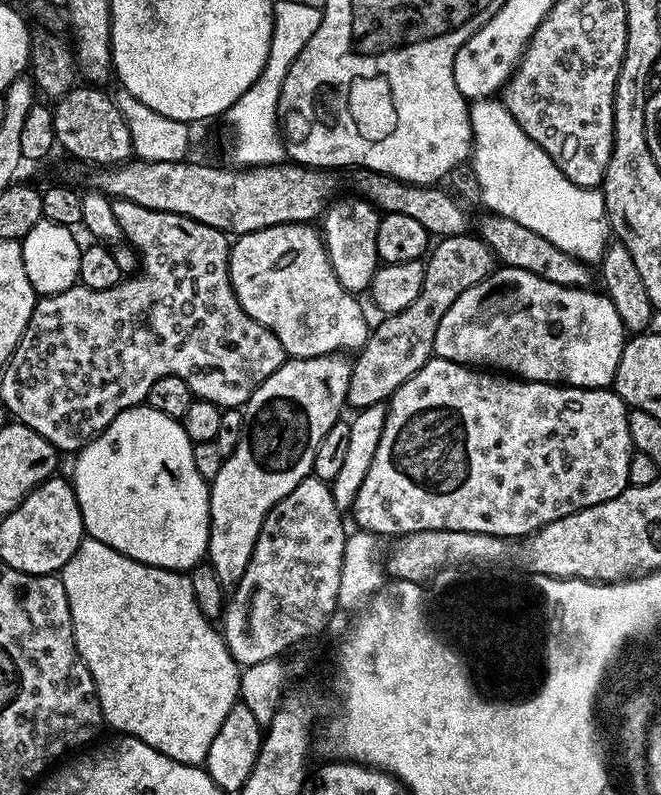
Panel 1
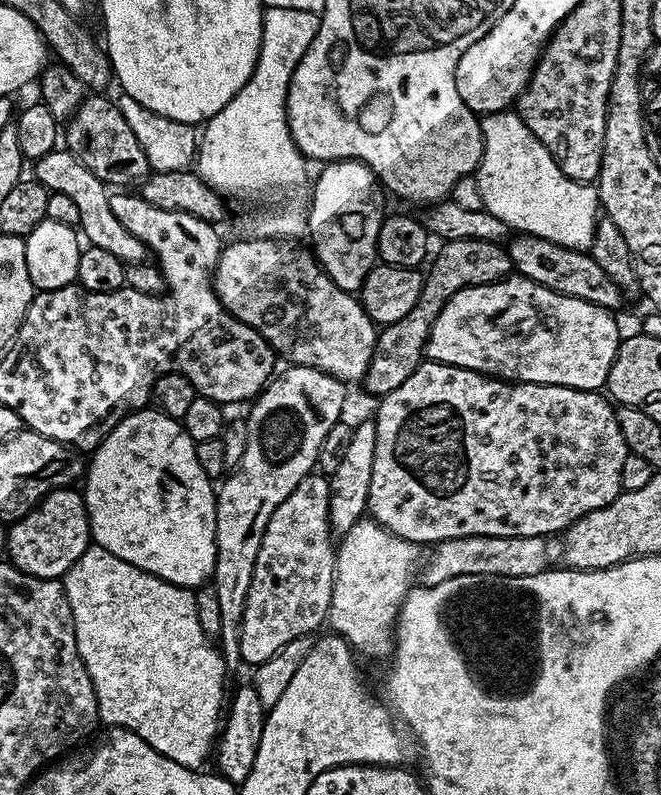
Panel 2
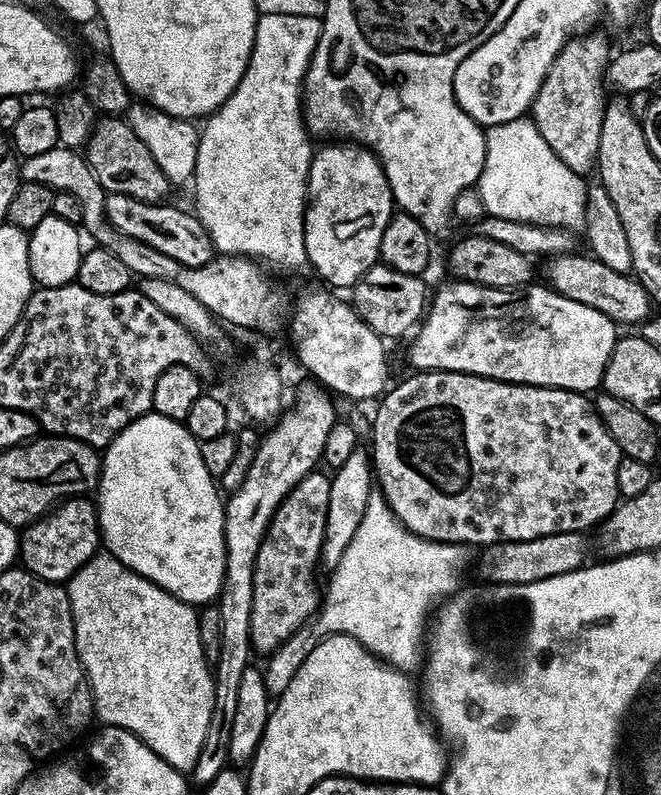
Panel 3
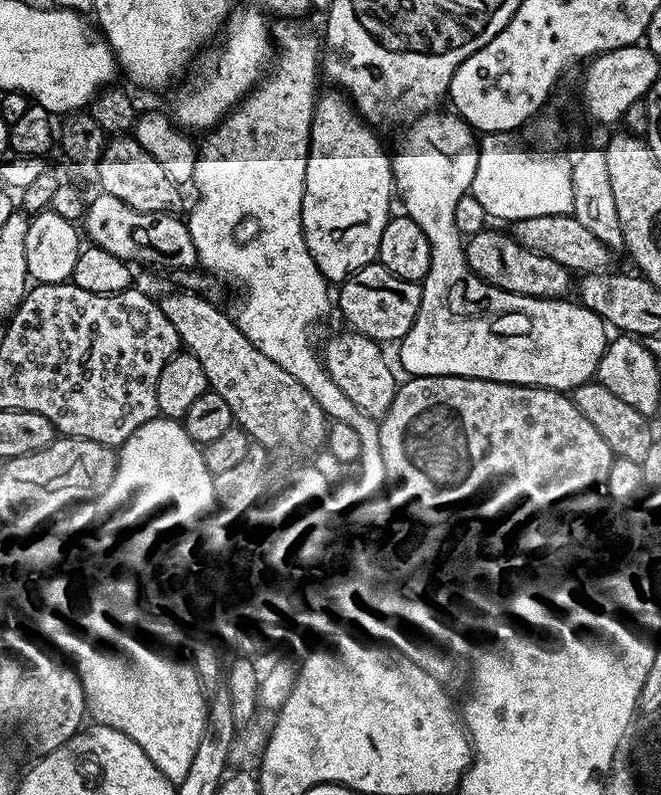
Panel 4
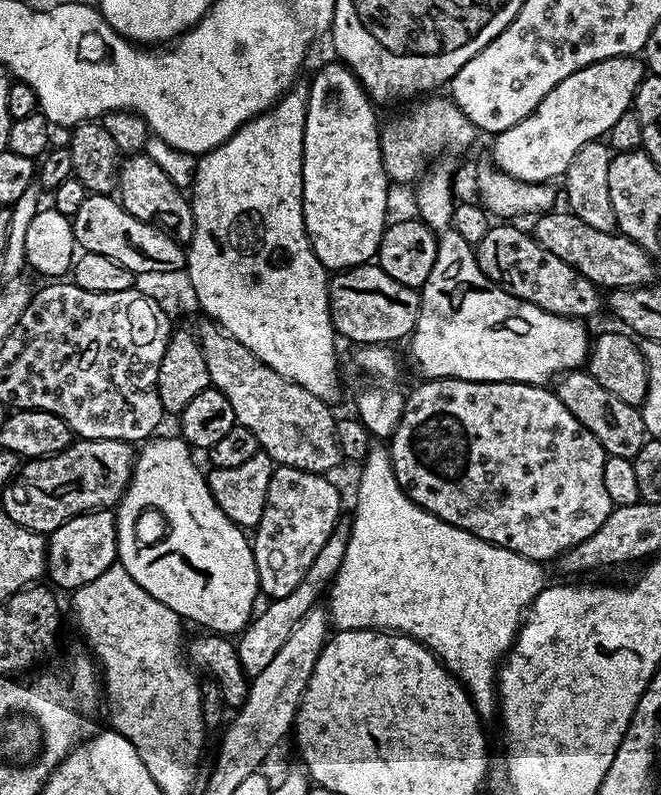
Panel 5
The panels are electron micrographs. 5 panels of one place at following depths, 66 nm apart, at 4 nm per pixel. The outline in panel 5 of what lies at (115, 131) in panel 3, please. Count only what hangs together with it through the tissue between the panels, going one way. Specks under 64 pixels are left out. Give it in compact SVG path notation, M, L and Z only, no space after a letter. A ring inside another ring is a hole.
M147 154L129 155L121 163L116 178L116 188L121 206L130 214L134 214L134 218L154 221L156 227L169 232L175 240L185 246L192 243L194 214L189 197L177 184L170 182L170 178L166 178L162 166L158 166L158 162L154 162Z

